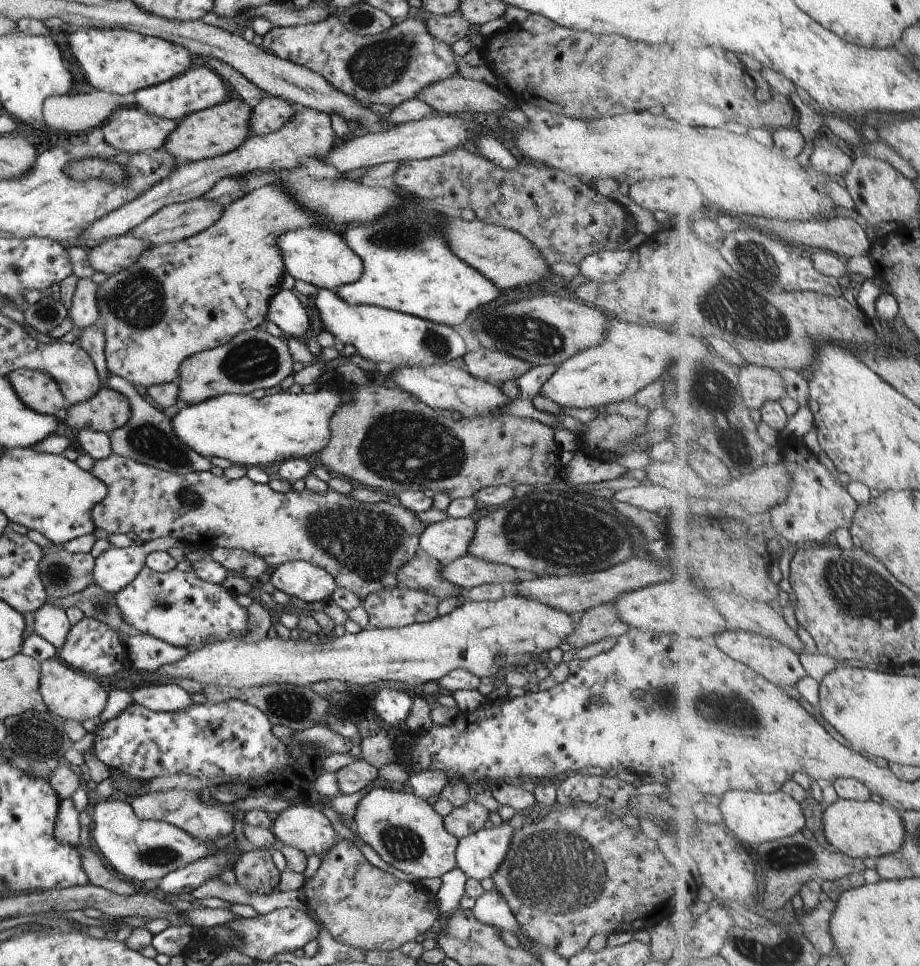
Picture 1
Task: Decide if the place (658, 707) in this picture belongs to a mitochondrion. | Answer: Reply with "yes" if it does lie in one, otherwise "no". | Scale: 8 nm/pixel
yes

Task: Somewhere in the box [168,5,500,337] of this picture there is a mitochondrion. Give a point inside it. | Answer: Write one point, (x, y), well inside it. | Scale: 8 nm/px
(378, 65)

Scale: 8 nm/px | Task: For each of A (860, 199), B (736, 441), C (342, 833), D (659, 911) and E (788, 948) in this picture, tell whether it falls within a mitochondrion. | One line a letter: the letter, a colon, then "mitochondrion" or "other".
A: other
B: mitochondrion
C: other
D: other
E: mitochondrion

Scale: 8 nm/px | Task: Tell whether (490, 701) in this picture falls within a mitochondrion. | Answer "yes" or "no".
no

